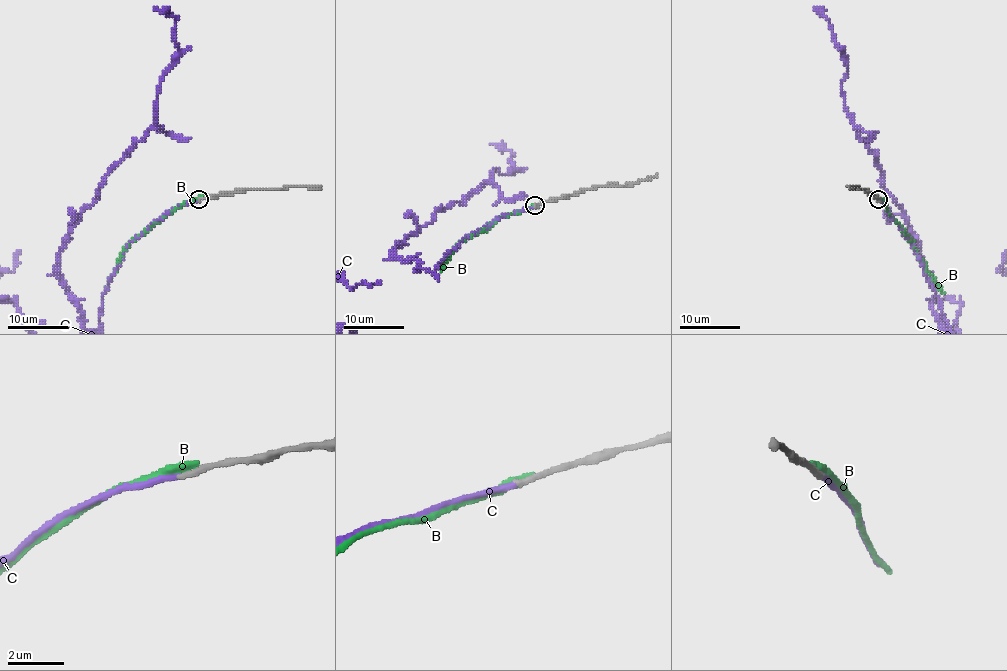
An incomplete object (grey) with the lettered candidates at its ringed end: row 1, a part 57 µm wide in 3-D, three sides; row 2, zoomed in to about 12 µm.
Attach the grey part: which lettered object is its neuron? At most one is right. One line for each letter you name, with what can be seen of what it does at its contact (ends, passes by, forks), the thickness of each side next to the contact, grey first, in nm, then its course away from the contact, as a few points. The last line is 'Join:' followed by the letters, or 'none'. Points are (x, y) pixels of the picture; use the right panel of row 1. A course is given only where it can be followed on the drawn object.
C: it ends; calibres 240 and 220 nm
Join: C

